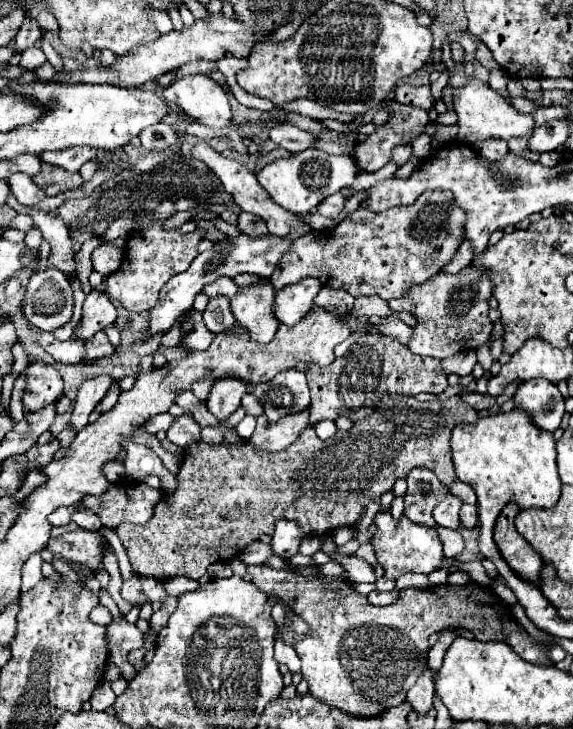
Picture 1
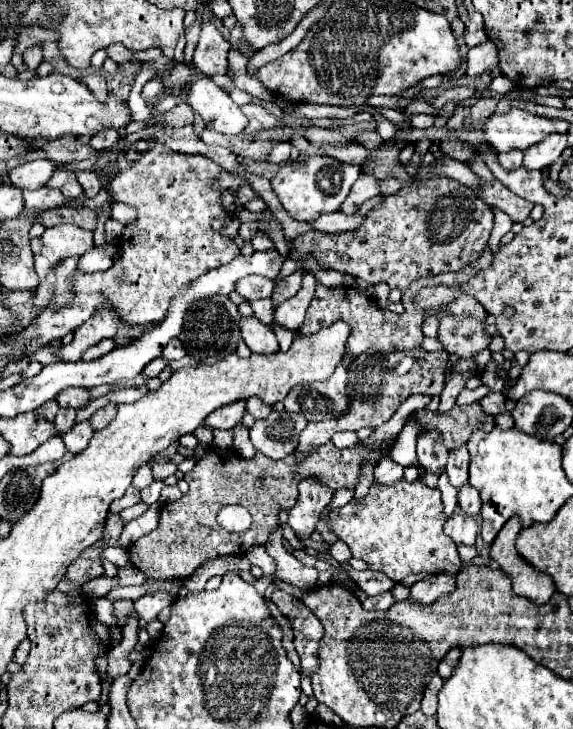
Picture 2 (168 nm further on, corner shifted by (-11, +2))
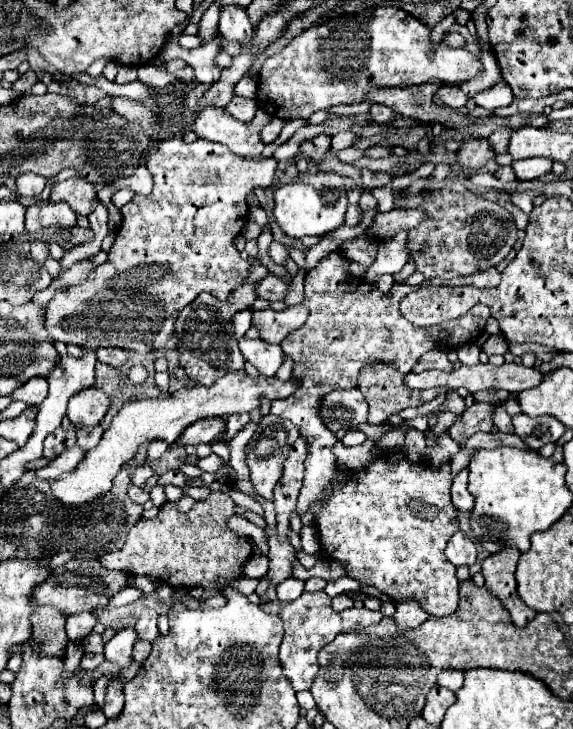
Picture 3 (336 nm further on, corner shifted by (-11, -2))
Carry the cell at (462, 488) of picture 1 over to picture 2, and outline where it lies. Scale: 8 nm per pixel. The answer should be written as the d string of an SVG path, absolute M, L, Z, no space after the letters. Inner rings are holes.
M466 446L456 448L456 452L450 452L446 472L448 472L450 484L454 488L462 488L464 484L468 484L468 450L466 450Z

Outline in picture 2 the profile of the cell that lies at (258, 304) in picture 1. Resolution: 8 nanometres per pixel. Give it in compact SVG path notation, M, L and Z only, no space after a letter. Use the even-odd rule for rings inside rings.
M256 316L242 318L240 332L242 332L242 338L252 352L260 352L260 354L278 352L278 340L276 340L272 326L262 324Z

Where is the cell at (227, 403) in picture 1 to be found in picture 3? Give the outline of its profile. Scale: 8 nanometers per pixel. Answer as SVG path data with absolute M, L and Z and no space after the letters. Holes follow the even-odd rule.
M216 418L216 420L200 420L200 422L188 426L188 430L184 430L184 436L180 436L178 446L210 444L224 430L226 430L226 424L224 424L222 418Z

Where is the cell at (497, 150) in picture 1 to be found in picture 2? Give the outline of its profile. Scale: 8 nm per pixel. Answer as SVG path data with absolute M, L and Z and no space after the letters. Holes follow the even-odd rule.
M510 150L510 152L500 152L498 154L498 162L508 168L508 170L514 170L518 166L522 166L522 152L520 150Z

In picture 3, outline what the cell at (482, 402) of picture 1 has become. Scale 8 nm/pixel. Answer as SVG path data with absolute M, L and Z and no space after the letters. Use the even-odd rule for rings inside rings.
M496 406L496 412L494 412L494 426L496 426L500 432L514 432L512 418L506 414L506 410L504 410L502 406Z

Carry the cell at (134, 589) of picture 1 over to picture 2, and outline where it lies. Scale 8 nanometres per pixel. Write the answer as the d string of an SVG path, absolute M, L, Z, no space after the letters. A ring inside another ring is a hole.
M154 592L154 594L146 594L140 600L136 600L136 612L140 618L144 618L146 622L154 620L162 608L170 606L174 602L174 598L166 592Z

